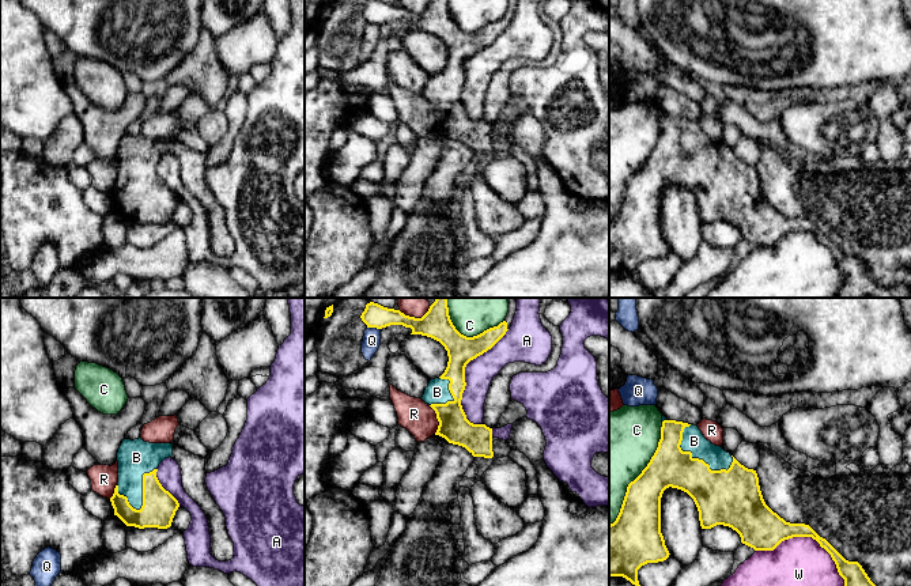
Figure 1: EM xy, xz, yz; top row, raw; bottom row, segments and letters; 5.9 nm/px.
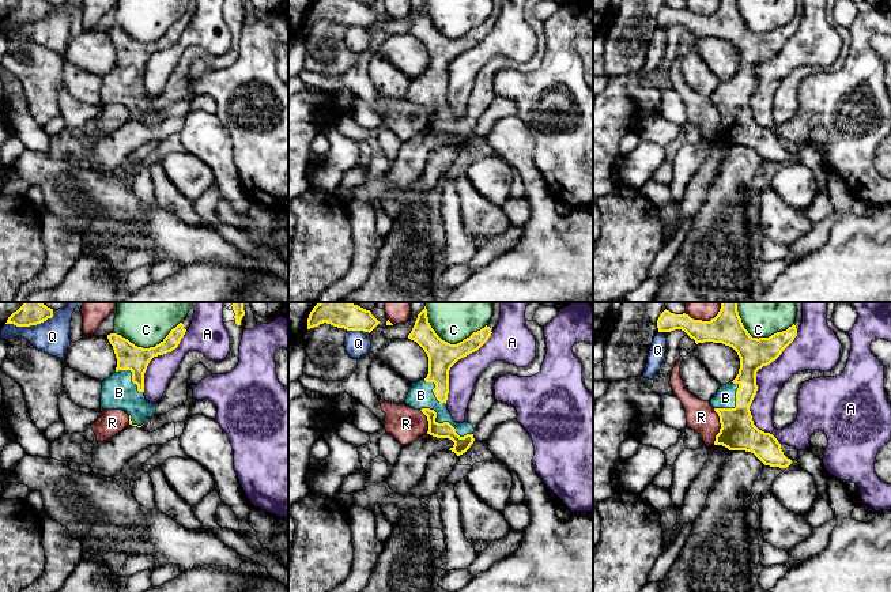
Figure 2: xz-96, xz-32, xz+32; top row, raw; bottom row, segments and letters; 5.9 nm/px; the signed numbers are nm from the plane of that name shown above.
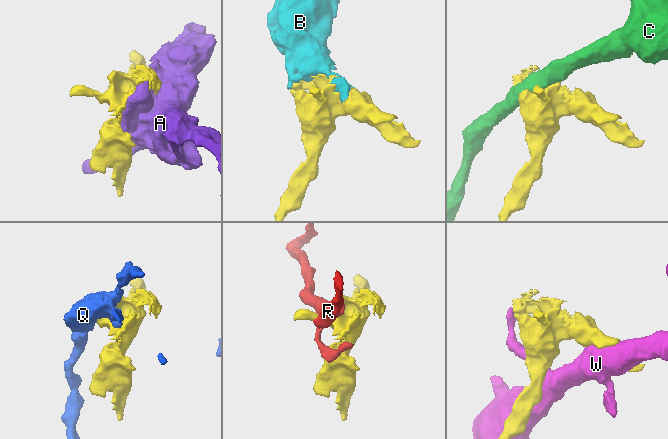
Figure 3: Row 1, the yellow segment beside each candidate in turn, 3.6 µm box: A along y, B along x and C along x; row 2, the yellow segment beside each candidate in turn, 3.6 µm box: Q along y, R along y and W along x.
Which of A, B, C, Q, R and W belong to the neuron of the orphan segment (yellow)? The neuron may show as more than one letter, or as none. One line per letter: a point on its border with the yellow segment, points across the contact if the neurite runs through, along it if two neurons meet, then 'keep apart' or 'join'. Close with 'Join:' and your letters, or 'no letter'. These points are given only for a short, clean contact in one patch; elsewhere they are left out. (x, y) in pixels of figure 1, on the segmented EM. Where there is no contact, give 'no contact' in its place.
A: xz (464, 374) | keep apart
B: yz (698, 458) | join
C: yz (641, 473) | keep apart
Q: xz (374, 326) | along xz (367, 326), (380, 329) | keep apart
R: xz (437, 418) | keep apart
W: yz (808, 536) | keep apart
Join: B

